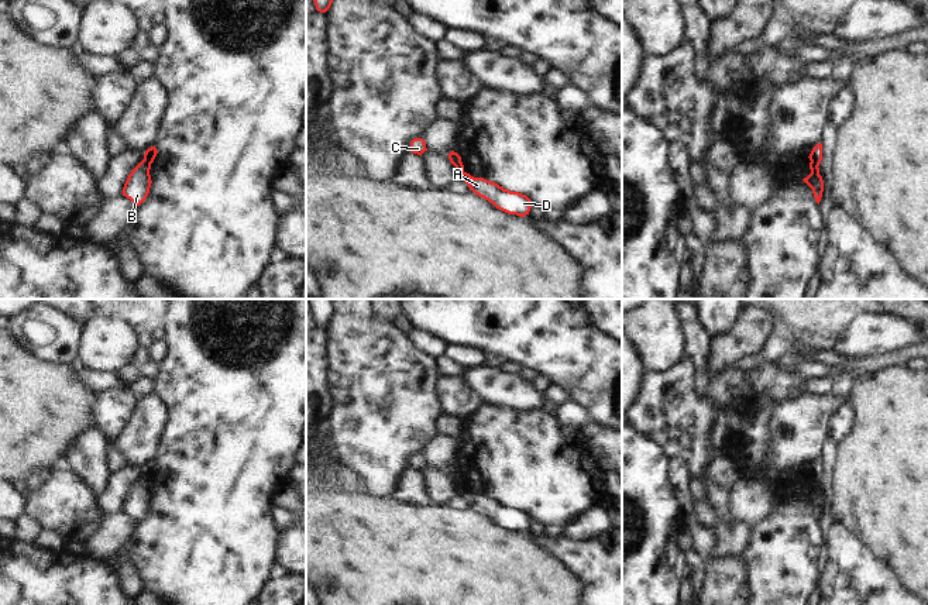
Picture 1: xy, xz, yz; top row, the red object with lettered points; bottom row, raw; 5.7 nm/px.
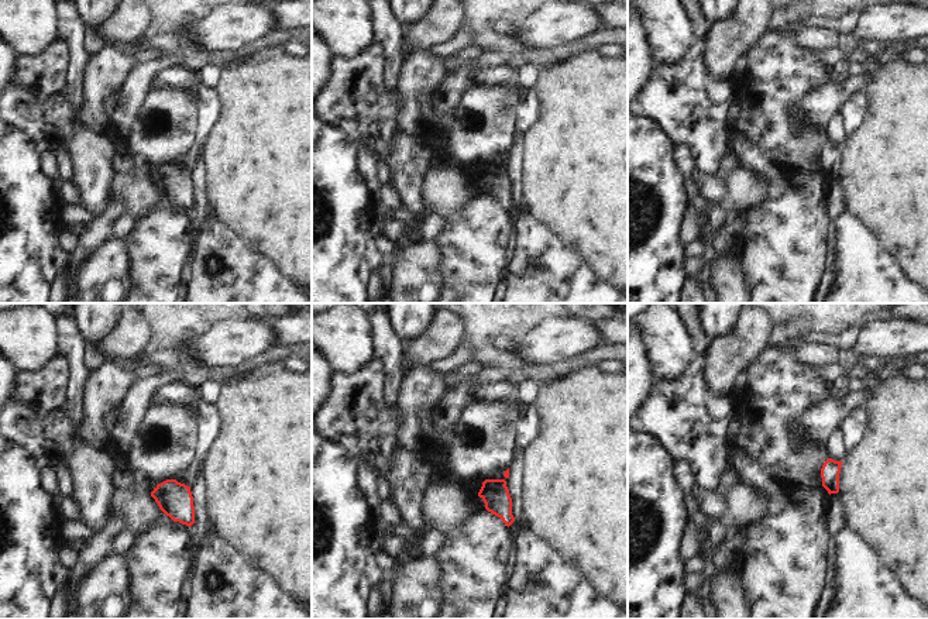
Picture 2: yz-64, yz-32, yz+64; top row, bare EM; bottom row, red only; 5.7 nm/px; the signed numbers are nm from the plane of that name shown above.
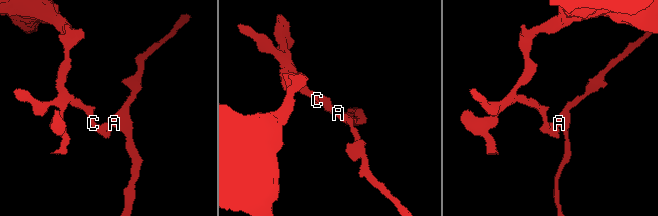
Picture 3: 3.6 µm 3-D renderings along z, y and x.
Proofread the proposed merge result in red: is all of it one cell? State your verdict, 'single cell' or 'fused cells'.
fused cells

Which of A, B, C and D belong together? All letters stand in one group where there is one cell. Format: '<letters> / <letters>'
A D / B C

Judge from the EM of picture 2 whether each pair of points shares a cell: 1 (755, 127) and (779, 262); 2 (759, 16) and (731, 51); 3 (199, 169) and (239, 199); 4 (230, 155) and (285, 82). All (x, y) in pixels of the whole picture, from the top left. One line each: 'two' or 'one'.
1: one
2: one
3: two
4: one

